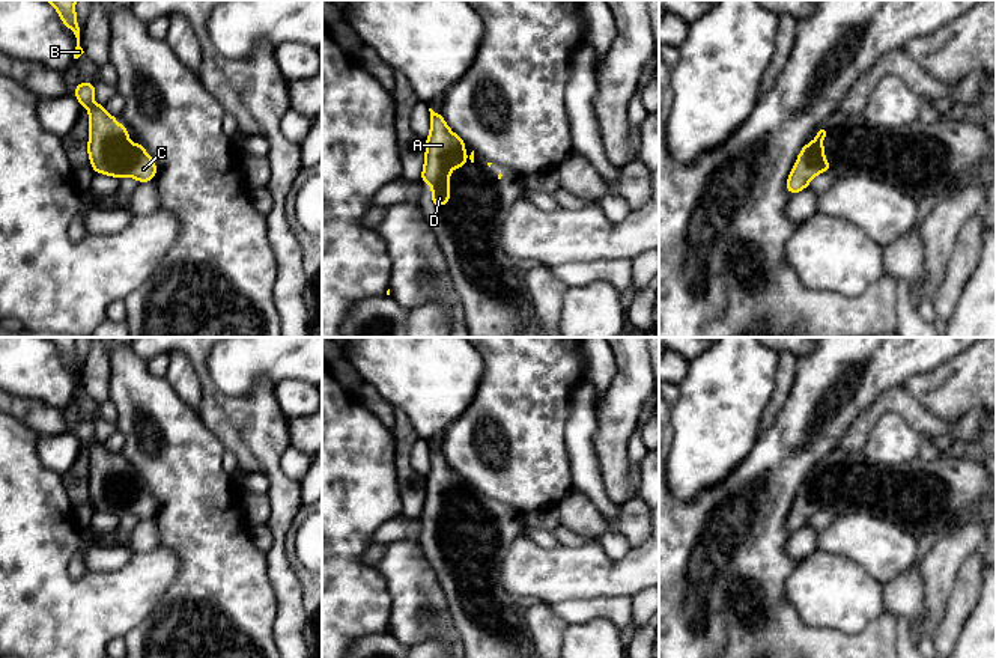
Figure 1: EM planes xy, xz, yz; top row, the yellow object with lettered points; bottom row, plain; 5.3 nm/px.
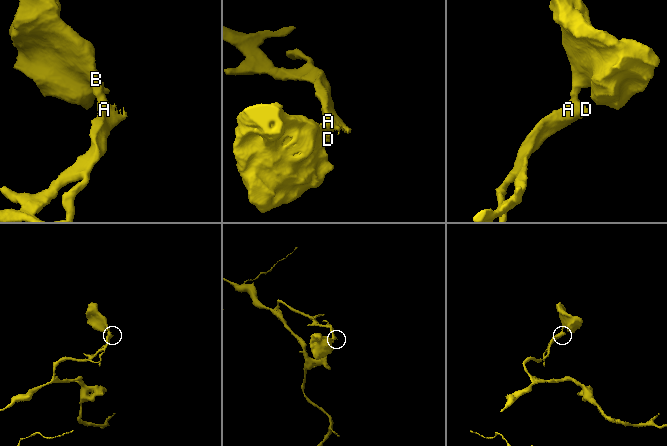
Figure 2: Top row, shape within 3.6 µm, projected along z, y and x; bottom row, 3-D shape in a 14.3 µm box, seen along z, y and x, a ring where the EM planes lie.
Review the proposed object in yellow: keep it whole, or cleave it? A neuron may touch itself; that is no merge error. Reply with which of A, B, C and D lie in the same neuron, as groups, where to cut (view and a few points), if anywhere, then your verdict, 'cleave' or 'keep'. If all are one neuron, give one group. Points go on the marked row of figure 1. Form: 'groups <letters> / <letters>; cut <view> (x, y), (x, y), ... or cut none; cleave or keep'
groups A B C D; cut none; keep

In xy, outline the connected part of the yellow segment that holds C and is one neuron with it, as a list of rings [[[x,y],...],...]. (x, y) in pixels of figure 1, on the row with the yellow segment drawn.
[[[78,83],[74,96],[89,108],[87,154],[95,173],[123,179],[135,178],[140,184],[152,181],[156,164],[146,154],[144,146],[134,142],[128,145],[129,131],[116,122],[116,116],[105,111],[104,102],[95,105],[95,83]]]

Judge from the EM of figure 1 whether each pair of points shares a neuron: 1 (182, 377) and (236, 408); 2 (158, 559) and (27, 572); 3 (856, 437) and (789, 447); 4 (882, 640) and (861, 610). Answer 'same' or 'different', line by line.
1: different
2: same
3: different
4: different

